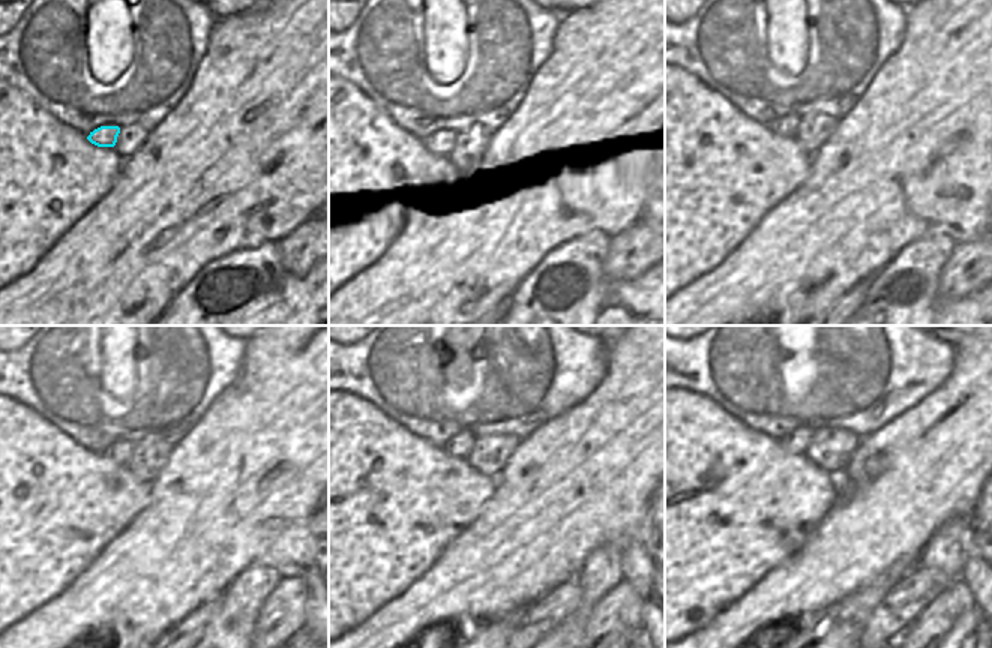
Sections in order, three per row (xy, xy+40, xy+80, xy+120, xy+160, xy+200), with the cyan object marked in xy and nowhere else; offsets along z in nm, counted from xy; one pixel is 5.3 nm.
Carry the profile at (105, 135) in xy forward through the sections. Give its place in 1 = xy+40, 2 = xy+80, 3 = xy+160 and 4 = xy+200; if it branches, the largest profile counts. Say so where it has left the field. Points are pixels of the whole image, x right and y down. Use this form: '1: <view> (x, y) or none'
1: xy+40 (444, 135)
2: xy+80 (788, 125)
3: xy+160 (459, 446)
4: xy+200 (797, 441)

